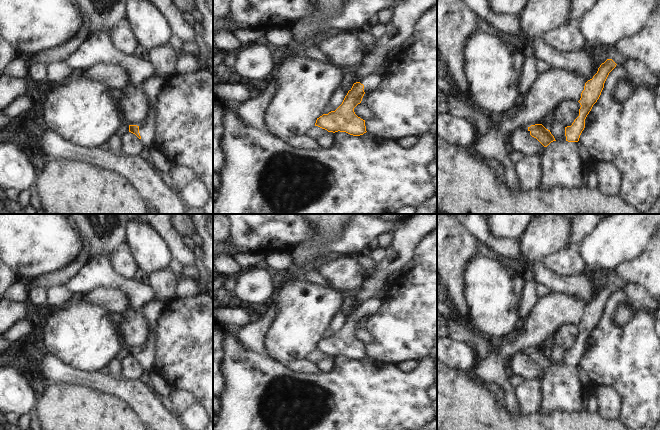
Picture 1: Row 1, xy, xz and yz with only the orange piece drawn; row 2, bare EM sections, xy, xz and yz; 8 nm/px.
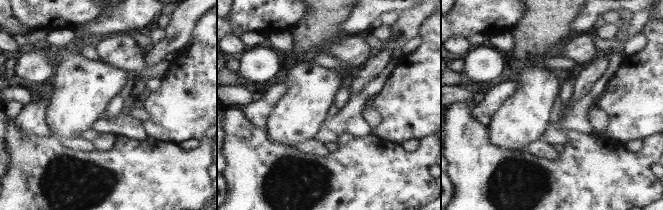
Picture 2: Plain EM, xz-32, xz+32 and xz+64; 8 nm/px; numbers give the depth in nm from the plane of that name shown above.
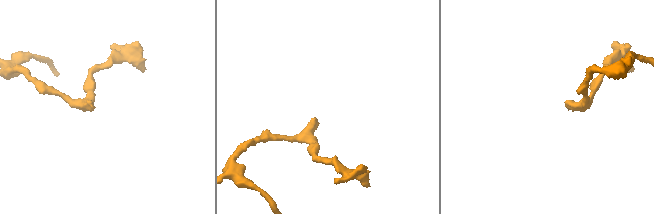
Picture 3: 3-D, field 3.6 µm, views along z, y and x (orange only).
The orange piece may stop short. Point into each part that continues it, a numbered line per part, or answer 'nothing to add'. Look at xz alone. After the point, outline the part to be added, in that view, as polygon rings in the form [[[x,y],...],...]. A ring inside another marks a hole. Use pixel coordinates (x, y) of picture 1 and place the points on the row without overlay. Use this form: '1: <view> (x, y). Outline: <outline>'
1: xz (370, 306). Outline: [[[387,284],[372,298],[365,301],[360,307],[364,309],[364,316],[374,314],[381,307],[381,300],[387,291]]]

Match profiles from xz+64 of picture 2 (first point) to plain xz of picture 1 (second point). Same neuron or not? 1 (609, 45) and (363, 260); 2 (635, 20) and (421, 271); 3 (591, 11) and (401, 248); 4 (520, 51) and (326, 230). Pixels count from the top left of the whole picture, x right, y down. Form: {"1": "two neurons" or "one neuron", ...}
{"1": "one neuron", "2": "two neurons", "3": "two neurons", "4": "one neuron"}

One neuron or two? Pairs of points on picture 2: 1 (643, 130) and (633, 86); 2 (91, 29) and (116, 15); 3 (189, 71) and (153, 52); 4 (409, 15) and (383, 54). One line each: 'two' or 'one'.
1: one
2: one
3: two
4: one

